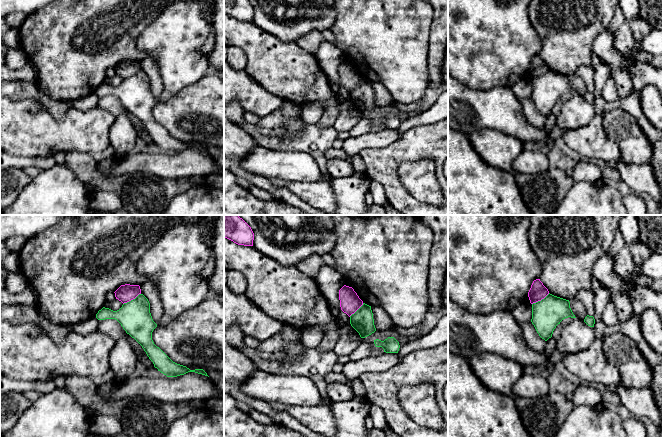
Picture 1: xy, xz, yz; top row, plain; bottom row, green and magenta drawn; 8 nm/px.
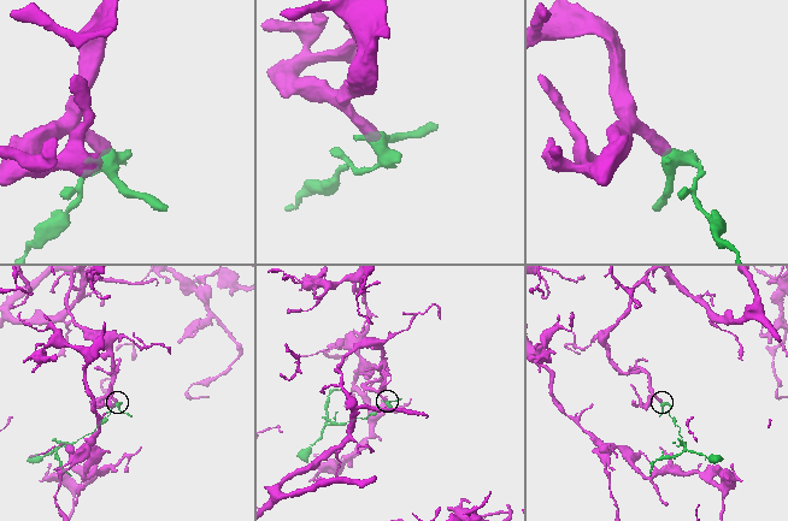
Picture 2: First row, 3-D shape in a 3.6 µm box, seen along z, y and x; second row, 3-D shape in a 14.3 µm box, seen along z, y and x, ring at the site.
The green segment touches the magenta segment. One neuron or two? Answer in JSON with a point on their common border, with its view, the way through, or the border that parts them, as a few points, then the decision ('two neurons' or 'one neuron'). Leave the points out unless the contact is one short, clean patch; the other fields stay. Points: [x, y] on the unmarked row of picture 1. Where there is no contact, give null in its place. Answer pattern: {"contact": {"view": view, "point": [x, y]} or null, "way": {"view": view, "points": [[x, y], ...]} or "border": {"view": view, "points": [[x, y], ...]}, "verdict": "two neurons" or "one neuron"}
{"contact": {"view": "xy", "point": [131, 76]}, "border": {"view": "xy", "points": [[140, 69], [123, 80]]}, "verdict": "two neurons"}

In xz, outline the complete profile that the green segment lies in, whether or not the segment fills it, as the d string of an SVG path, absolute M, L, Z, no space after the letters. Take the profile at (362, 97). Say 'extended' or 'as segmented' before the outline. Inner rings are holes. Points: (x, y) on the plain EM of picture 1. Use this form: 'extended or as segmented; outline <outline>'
as segmented; outline M363 81L350 92L351 102L359 109L361 114L365 114L376 107L371 82Z

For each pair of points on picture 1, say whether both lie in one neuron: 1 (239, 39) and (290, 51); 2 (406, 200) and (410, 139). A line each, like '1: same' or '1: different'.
1: same
2: same

